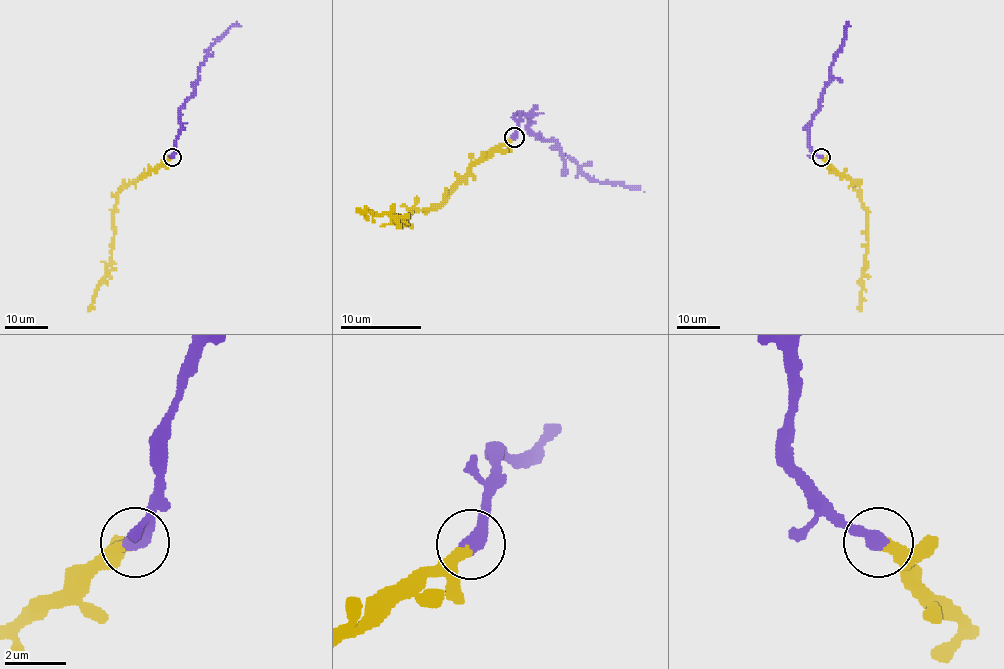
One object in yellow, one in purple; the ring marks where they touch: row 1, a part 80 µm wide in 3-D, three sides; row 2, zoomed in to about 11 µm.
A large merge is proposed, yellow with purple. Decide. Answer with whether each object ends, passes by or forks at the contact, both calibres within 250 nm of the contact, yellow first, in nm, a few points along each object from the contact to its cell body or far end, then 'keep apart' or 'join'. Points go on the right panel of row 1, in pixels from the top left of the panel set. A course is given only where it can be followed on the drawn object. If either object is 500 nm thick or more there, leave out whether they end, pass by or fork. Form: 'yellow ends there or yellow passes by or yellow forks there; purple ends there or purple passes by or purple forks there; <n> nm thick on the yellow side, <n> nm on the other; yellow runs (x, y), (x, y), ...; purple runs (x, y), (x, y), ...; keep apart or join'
yellow ends there; purple ends there; 360 nm thick on the yellow side, 480 nm on the other; yellow runs (821, 157), (833, 169), (856, 182), (866, 212), (867, 250), (859, 310); purple runs (821, 157), (808, 144), (810, 120), (829, 79), (831, 66), (845, 41), (845, 31), (850, 25); join

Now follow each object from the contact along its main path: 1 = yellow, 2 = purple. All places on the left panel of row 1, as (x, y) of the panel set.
1: (171, 157), (117, 194), (113, 212), (111, 264), (88, 310)
2: (171, 157), (180, 128), (180, 111), (198, 79), (198, 66), (232, 27), (241, 25)

